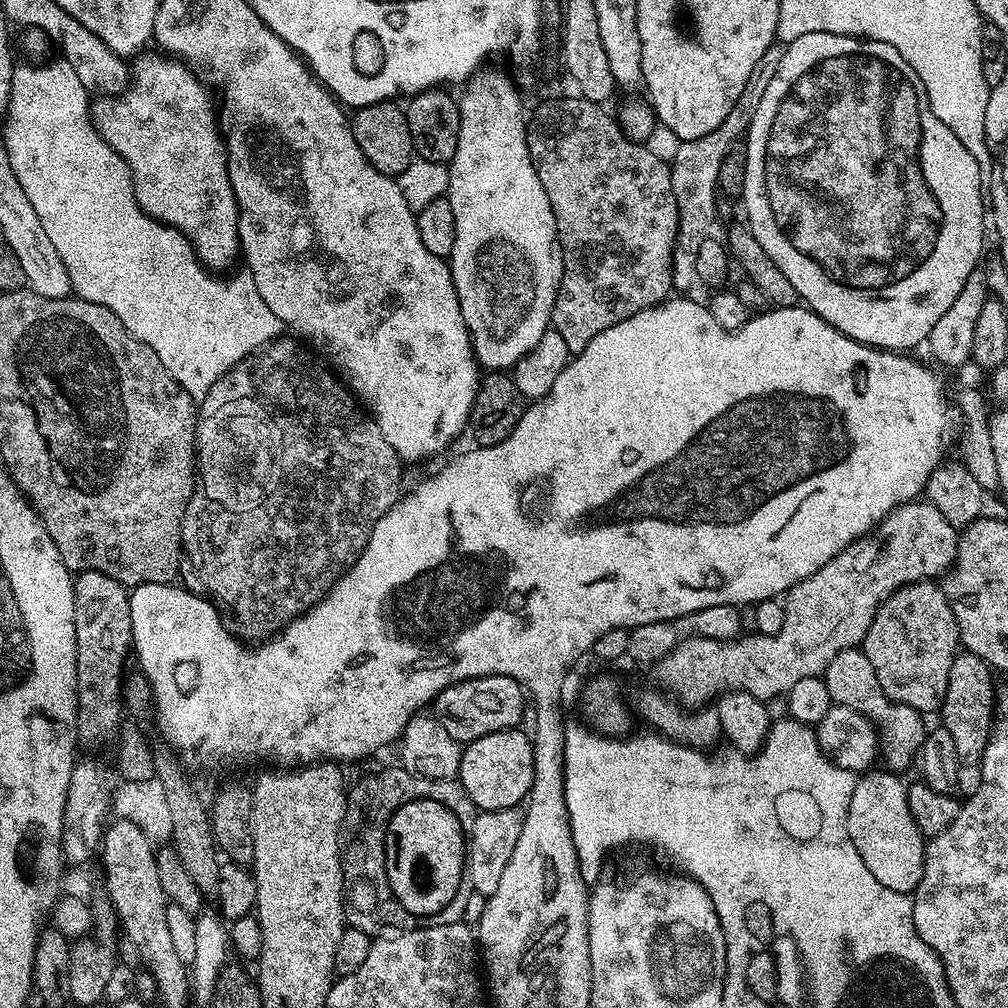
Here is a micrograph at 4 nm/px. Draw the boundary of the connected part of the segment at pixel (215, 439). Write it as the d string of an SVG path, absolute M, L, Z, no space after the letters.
M284 339L273 340L263 350L249 356L241 364L235 364L225 376L220 376L218 382L210 386L198 408L196 429L198 484L202 492L204 488L204 496L208 500L193 498L188 503L182 522L182 556L186 561L186 572L192 575L194 583L200 584L199 591L219 607L224 625L241 642L263 642L277 635L281 628L286 627L289 620L295 620L305 612L311 612L313 606L324 599L328 591L336 585L337 580L351 568L352 563L360 556L360 551L366 546L373 526L402 496L402 491L400 492L402 461L394 446L390 446L390 442L382 438L382 430L378 430L375 420L327 367L319 368L312 361L313 353L299 339Z

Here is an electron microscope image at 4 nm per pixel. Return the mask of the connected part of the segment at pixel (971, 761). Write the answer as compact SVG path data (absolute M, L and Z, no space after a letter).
M973 652L957 653L950 666L950 676L947 679L946 698L940 711L941 725L953 735L954 746L957 747L958 768L957 791L963 797L973 796L981 788L981 762L985 756L989 734L995 723L995 698L998 694L994 686L994 672L984 660Z

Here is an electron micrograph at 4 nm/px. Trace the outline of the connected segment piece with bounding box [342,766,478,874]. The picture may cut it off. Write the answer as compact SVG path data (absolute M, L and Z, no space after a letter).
M401 766L395 768L384 768L373 776L365 778L361 784L351 785L348 792L348 805L344 815L343 835L352 839L352 845L347 845L346 855L343 857L345 873L352 872L378 872L386 873L386 862L384 861L384 839L388 833L388 823L392 815L402 805L411 800L418 799L436 800L444 804L458 818L465 833L474 830L476 803L469 798L464 788L458 787L455 779L449 780L428 780L420 779L414 773L408 772Z

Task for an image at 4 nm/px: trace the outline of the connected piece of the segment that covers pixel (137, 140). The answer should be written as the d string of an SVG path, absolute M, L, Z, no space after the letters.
M164 54L148 55L135 57L136 65L133 63L130 68L130 83L119 96L101 96L91 105L92 124L100 137L126 162L141 210L147 216L178 229L192 243L205 268L231 269L231 264L241 255L238 234L240 211L228 177L226 140L218 127L217 109L212 109L209 85L204 85L193 69L175 58Z

